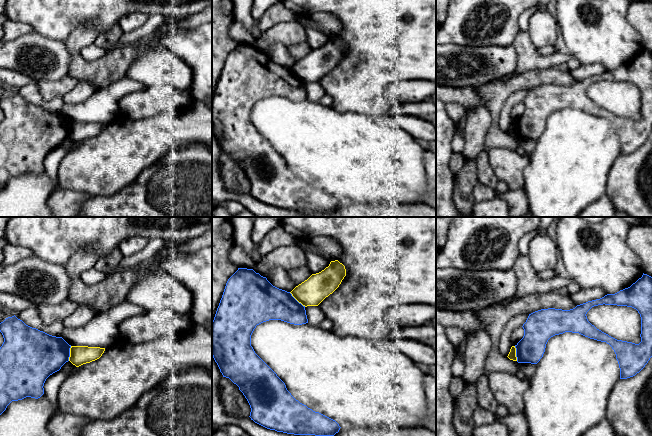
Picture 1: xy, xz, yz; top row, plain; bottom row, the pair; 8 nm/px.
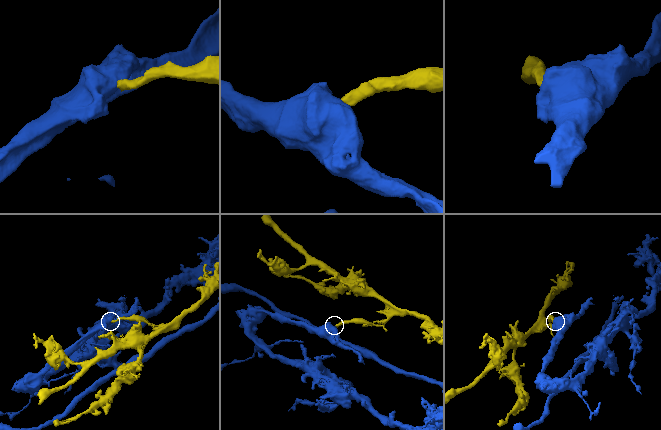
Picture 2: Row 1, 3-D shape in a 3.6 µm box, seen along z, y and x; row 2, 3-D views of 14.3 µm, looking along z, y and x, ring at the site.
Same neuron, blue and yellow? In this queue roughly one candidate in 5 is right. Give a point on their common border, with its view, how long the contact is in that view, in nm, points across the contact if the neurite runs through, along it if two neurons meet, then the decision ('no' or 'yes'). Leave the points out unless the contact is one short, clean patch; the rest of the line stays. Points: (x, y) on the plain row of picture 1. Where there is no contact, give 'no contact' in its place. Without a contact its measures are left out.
meets blue in xz at (296, 76); contact 180 nm long; border along xz (289, 68), (305, 82); no

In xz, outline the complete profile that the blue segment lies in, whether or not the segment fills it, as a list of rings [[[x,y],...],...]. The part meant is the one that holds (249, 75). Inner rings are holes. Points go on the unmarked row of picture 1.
[[[238,44],[226,59],[212,97],[212,132],[220,148],[239,163],[250,181],[249,193],[255,199],[287,210],[334,212],[341,204],[339,200],[296,176],[285,159],[251,122],[251,111],[256,102],[269,96],[281,96],[294,101],[308,99],[305,82],[290,68],[273,62],[266,53],[253,45]]]

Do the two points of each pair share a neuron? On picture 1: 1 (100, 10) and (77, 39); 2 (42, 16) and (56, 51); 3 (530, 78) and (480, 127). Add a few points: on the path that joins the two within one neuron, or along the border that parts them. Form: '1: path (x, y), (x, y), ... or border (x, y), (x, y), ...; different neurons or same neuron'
1: border (97, 31), (91, 27), (76, 27), (67, 39); different neurons
2: border (35, 31), (63, 42); different neurons
3: border (479, 96), (491, 118), (491, 129), (485, 140); different neurons

